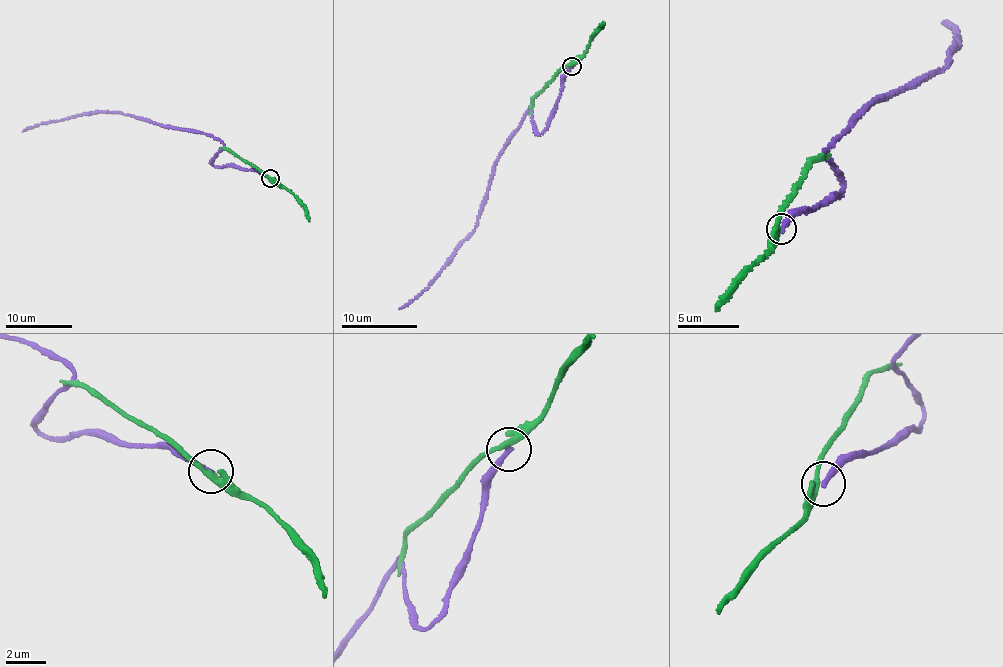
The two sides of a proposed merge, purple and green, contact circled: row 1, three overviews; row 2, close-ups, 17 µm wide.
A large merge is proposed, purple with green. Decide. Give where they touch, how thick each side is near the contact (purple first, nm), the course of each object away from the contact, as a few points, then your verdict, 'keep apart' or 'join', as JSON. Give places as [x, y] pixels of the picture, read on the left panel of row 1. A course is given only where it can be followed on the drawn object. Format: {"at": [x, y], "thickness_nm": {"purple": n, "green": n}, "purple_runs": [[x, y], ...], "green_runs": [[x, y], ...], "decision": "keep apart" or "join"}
{"at": [270, 178], "thickness_nm": {"purple": 260, "green": 240}, "purple_runs": [[271, 178], [235, 165], [215, 166], [213, 158], [224, 146], [205, 133], [128, 114], [90, 112], [22, 131]], "green_runs": [[269, 178], [236, 154], [219, 147]], "decision": "keep apart"}

